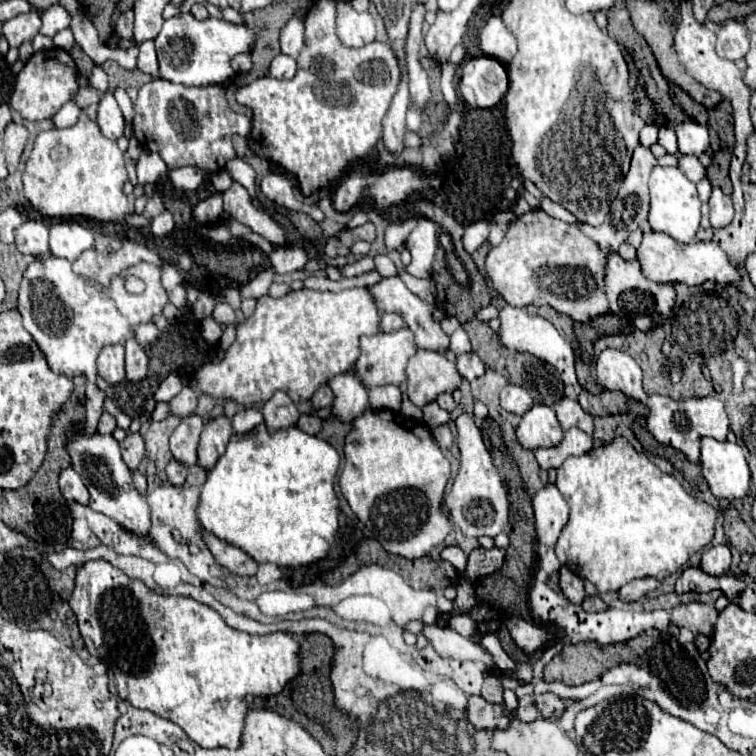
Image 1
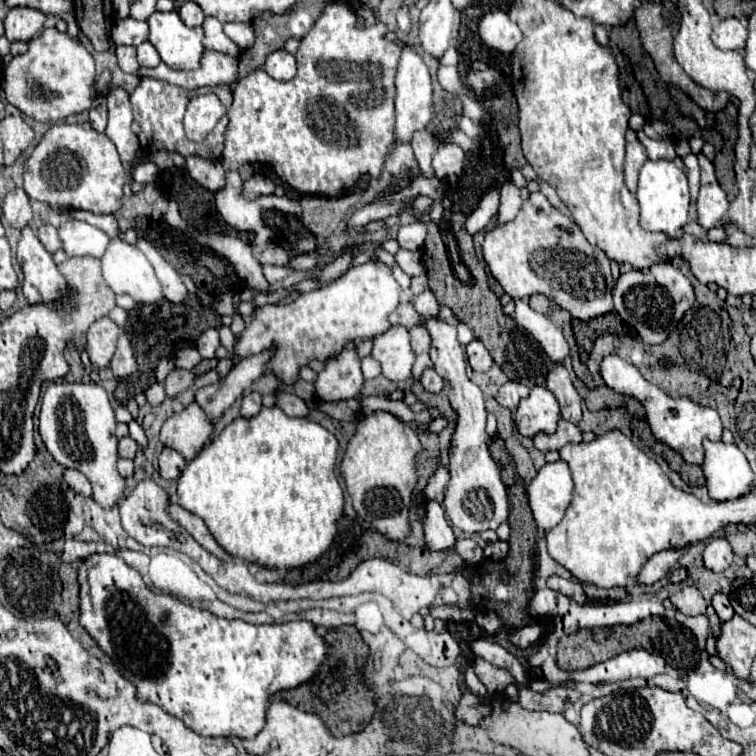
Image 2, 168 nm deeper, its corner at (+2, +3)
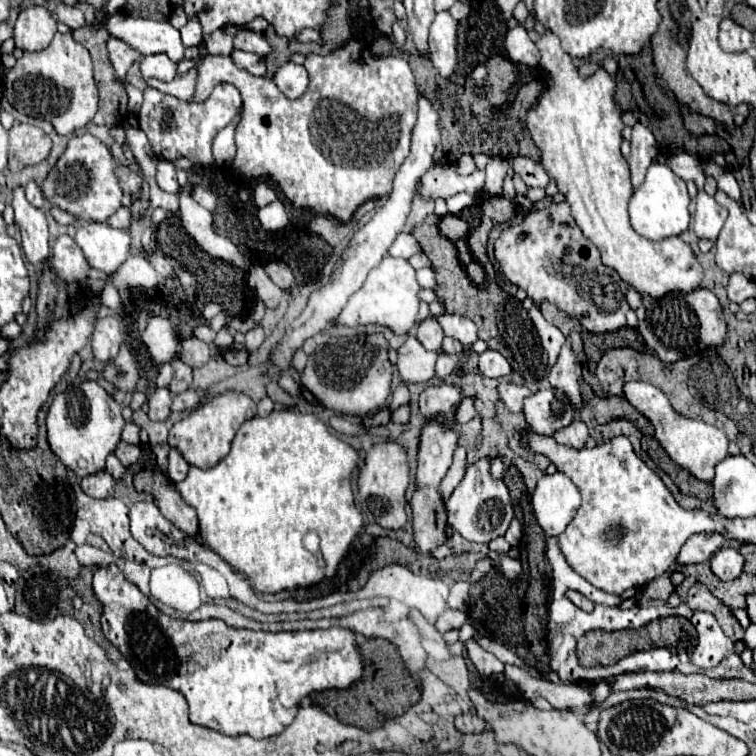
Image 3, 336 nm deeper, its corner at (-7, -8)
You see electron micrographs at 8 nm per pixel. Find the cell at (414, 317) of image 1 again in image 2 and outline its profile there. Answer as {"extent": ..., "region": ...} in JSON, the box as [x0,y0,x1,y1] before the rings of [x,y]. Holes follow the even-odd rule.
{"extent":[412,290,508,534],"region":[[[430,290],[422,292],[412,299],[414,309],[424,318],[424,326],[428,328],[432,336],[432,350],[430,358],[434,364],[434,370],[450,384],[450,404],[458,412],[458,426],[452,436],[450,446],[450,482],[444,490],[444,512],[450,518],[454,526],[468,534],[484,532],[484,530],[496,530],[498,524],[502,524],[508,518],[508,496],[506,488],[500,480],[500,470],[494,464],[490,450],[488,450],[488,434],[486,434],[486,408],[480,388],[468,380],[466,376],[466,360],[462,344],[456,338],[456,328],[440,322],[438,312],[440,305]]]}

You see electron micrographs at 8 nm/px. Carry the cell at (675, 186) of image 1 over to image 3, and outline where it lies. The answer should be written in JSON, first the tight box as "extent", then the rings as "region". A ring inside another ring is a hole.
{"extent":[629,163,689,241],"region":[[[653,163],[645,175],[645,181],[635,189],[629,201],[629,215],[633,229],[651,241],[661,241],[665,237],[675,237],[689,227],[689,193],[685,181],[677,177],[665,163]]]}

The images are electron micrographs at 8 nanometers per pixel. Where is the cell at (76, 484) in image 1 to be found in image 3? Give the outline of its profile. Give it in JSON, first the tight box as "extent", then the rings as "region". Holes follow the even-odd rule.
{"extent":[81,471,115,499],"region":[[[103,471],[101,475],[83,477],[83,481],[81,481],[83,493],[87,493],[87,495],[93,497],[93,499],[105,499],[107,493],[109,493],[113,487],[115,487],[115,481],[113,481],[113,477],[111,477],[107,471]]]}

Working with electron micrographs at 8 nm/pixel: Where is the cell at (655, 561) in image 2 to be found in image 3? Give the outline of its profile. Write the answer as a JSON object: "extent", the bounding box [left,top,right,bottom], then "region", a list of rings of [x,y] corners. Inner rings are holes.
{"extent":[677,535,725,565],"region":[[[693,535],[681,547],[681,551],[677,555],[677,565],[705,563],[723,545],[725,545],[725,537],[721,537],[721,535]]]}

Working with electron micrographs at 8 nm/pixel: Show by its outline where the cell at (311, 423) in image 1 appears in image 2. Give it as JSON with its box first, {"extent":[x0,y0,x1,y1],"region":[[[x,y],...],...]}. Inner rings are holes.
{"extent":[276,388,308,416],"region":[[[276,388],[276,404],[288,414],[288,416],[308,416],[308,406],[304,404],[304,400],[300,400],[296,394],[286,392],[282,388]]]}

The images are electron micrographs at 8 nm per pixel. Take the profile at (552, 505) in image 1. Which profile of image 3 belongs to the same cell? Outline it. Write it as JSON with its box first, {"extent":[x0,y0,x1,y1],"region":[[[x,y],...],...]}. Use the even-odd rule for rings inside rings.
{"extent":[531,473,581,537],"region":[[[563,473],[543,475],[531,495],[537,523],[549,537],[559,537],[581,507],[579,487]]]}

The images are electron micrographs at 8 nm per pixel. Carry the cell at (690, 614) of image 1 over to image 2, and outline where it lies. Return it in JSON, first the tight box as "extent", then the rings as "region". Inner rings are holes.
{"extent":[670,586,722,638],"region":[[[682,586],[676,594],[670,596],[670,602],[684,614],[688,616],[696,616],[696,614],[706,614],[710,618],[710,626],[712,626],[712,634],[718,638],[720,636],[720,628],[722,622],[716,614],[716,610],[712,608],[712,604],[708,604],[696,586]]]}

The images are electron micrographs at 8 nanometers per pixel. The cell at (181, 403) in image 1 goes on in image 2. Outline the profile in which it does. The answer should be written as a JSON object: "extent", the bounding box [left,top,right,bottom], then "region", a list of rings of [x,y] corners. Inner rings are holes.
{"extent":[164,368,194,398],"region":[[[174,368],[166,380],[164,380],[164,386],[166,386],[166,396],[174,398],[178,392],[190,388],[194,382],[194,372],[192,370],[184,370],[184,368]]]}

